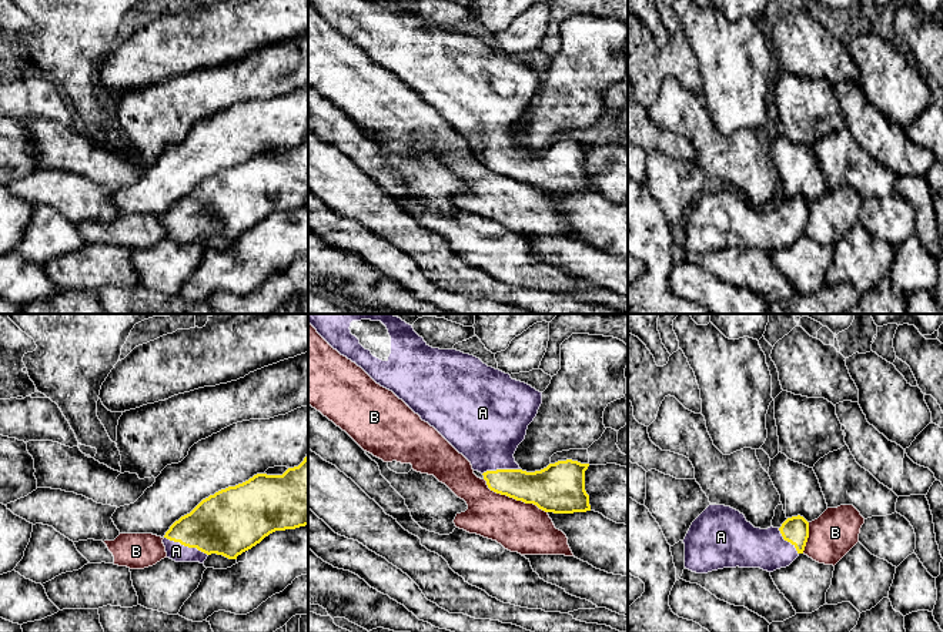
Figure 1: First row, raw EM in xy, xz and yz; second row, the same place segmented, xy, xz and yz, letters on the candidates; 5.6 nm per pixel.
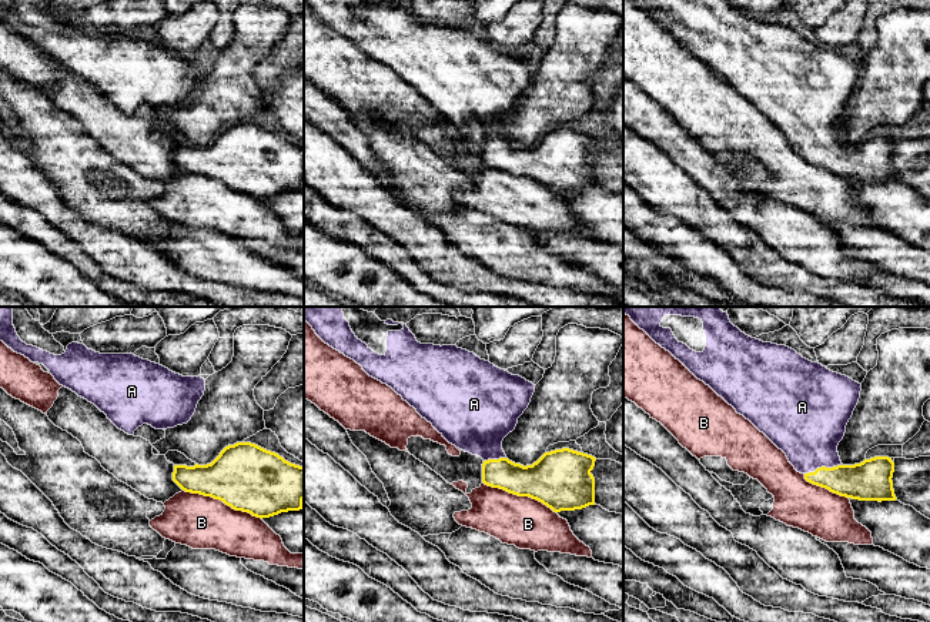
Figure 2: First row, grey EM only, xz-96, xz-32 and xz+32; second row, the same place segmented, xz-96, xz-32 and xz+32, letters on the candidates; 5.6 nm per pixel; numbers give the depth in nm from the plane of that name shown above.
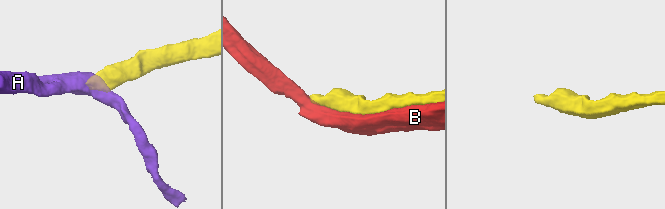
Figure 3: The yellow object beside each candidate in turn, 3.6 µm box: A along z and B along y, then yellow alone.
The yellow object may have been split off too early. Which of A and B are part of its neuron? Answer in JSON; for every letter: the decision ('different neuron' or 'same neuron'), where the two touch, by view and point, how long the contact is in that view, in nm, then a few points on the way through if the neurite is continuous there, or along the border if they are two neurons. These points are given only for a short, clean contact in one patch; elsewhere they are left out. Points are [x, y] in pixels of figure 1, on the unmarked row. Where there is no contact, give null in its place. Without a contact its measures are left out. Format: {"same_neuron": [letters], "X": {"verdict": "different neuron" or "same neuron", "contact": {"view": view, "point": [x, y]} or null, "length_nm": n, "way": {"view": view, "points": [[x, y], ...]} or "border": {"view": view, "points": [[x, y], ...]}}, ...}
{"same_neuron": ["A"], "A": {"verdict": "same neuron", "contact": {"view": "xy", "point": [186, 226]}, "length_nm": 260, "way": {"view": "xy", "points": [[224, 204], [197, 214], [186, 226], [176, 231]]}}, "B": {"verdict": "different neuron", "contact": {"view": "xz", "point": [514, 179]}, "length_nm": 400}}

